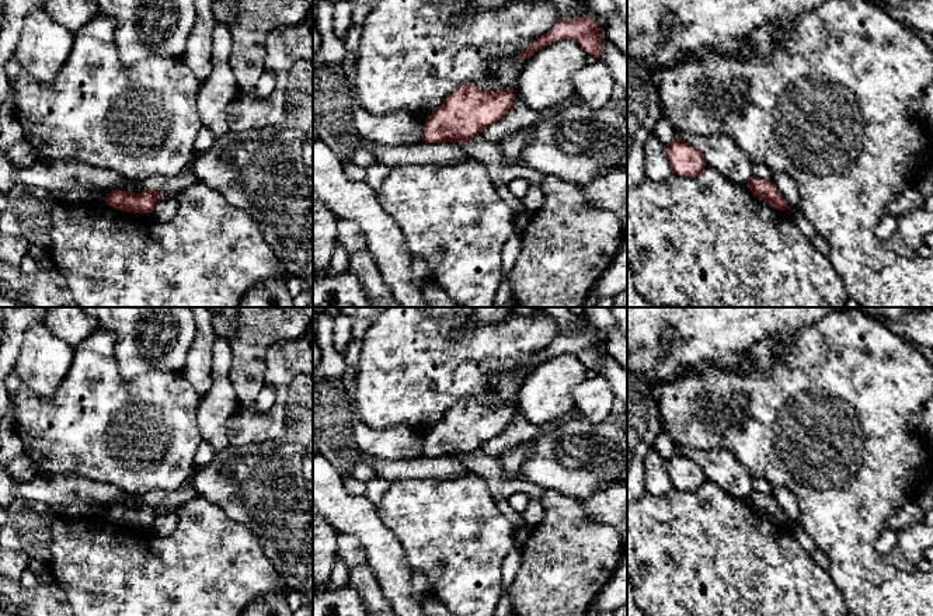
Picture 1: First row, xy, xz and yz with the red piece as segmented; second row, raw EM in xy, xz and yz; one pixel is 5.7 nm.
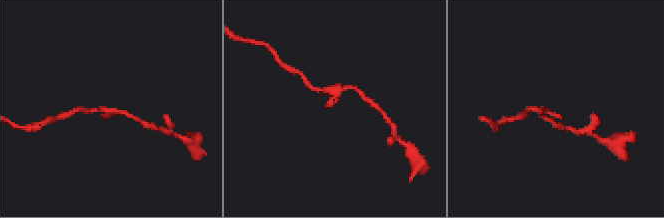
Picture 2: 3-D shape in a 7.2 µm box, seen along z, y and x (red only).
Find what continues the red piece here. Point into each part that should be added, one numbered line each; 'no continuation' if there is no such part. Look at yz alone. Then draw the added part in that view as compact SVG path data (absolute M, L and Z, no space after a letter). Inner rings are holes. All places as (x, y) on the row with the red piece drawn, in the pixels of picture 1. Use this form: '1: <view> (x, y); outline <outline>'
no continuation

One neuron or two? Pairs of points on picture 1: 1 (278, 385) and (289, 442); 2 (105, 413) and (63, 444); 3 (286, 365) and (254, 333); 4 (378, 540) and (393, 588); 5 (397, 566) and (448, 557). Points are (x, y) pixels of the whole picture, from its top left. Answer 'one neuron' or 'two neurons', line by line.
1: two neurons
2: one neuron
3: two neurons
4: one neuron
5: two neurons

